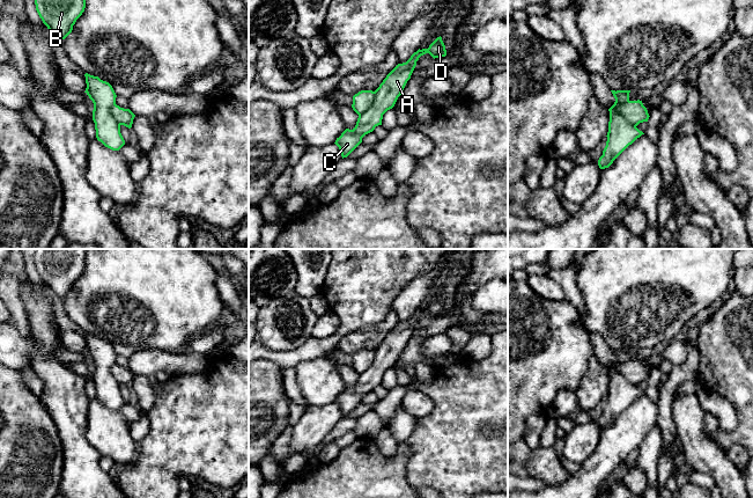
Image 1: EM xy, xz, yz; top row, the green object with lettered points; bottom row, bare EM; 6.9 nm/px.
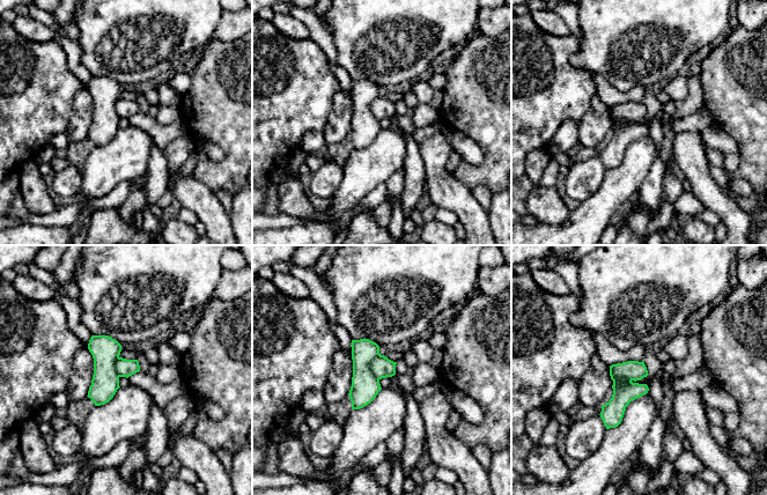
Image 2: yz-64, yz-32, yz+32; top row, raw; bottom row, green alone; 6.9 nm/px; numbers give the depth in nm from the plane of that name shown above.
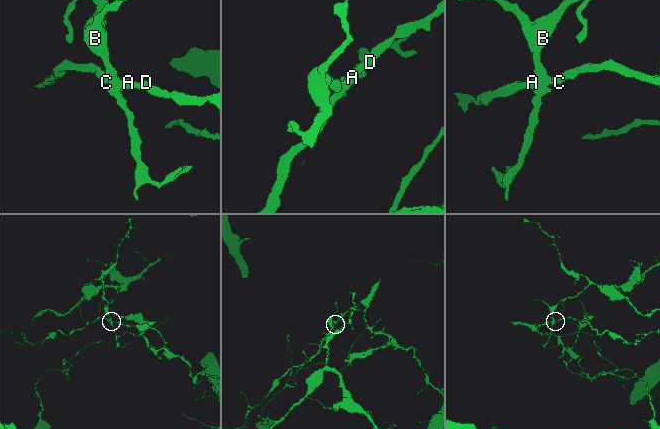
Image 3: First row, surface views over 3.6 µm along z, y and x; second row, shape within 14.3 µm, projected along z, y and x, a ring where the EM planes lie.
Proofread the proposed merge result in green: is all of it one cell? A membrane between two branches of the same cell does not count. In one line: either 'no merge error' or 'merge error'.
merge error

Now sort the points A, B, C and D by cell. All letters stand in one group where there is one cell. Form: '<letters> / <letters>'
A C D / B

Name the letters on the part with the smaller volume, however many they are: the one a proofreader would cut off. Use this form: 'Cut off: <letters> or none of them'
Cut off: A, C, D

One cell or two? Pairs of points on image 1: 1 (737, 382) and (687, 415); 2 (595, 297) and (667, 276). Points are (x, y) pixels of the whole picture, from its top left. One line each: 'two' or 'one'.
1: two
2: one

